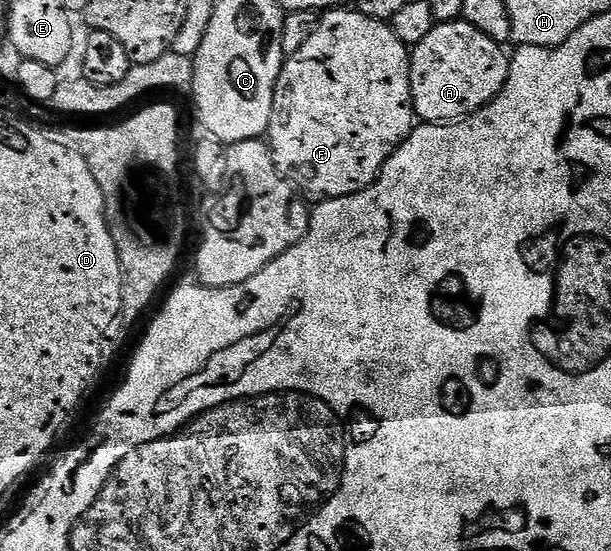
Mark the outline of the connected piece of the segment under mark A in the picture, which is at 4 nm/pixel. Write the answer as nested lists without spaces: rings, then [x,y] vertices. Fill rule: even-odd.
[[[461,18],[435,23],[432,34],[413,45],[410,52],[415,117],[427,124],[464,120],[493,102],[510,76],[510,56],[506,51],[503,45]]]

